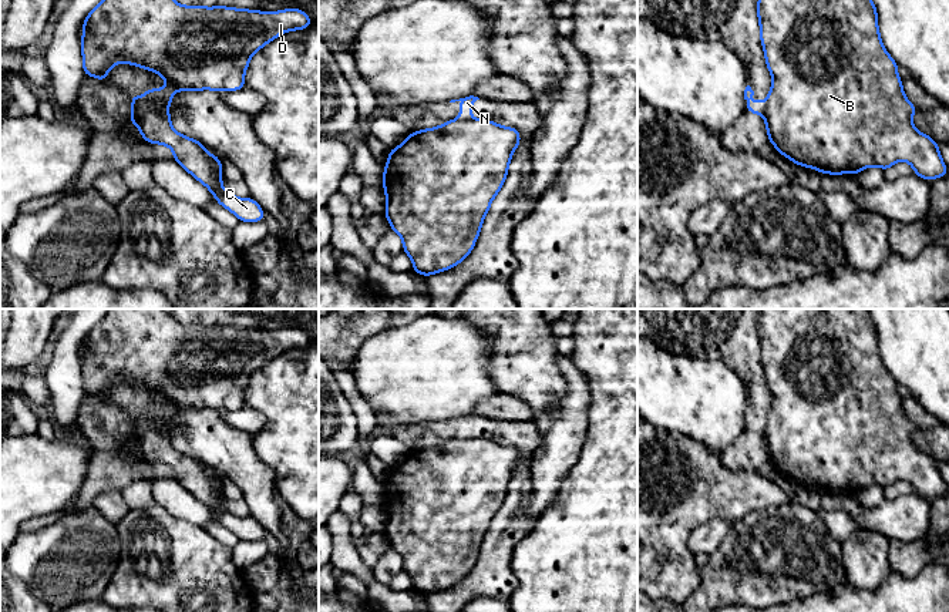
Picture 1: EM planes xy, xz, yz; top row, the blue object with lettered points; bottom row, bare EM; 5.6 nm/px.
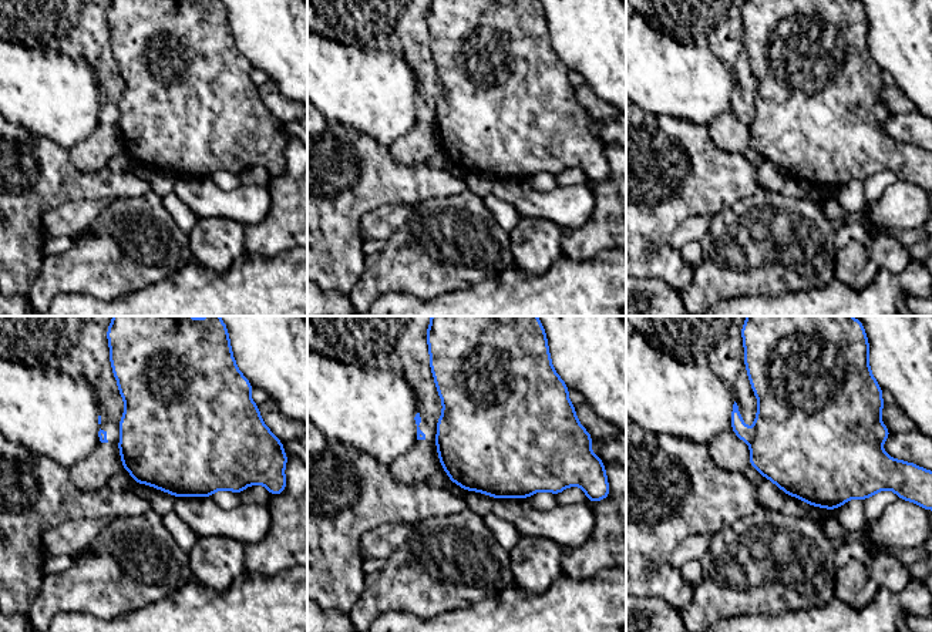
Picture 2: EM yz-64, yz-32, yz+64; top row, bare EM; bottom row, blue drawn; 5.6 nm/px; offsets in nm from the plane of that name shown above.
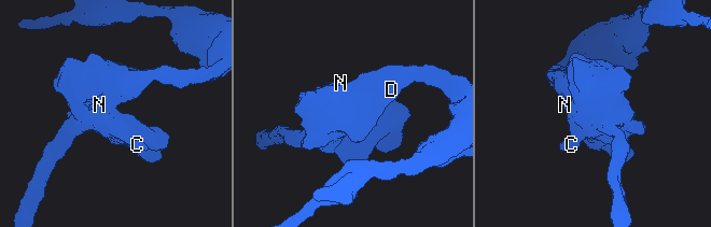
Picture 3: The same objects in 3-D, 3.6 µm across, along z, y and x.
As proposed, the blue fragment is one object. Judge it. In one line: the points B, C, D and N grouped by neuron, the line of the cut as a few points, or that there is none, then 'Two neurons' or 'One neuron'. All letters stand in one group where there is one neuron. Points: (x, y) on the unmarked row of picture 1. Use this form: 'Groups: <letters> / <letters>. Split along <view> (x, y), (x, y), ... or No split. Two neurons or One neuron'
Groups: B C D / N. Split along yz (766, 420), (763, 431). Two neurons

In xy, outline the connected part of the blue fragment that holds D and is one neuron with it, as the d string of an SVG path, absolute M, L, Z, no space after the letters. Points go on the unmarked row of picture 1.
M110 309L105 317L88 332L83 342L83 389L85 394L104 400L115 383L128 381L129 384L137 384L162 394L166 401L165 407L151 407L139 416L132 414L129 417L132 430L128 444L137 443L145 461L169 465L174 471L174 480L203 502L215 515L216 521L230 529L240 541L259 541L265 537L260 524L253 517L233 515L222 505L223 490L219 475L211 474L199 460L175 450L168 427L175 410L239 410L245 406L245 391L252 374L258 369L283 352L304 349L312 342L310 336L300 327L285 327L270 332L225 325L182 325L166 309Z

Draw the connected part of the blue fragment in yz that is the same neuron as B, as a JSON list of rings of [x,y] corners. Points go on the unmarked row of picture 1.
[[[761,309],[757,334],[773,397],[764,440],[768,460],[778,473],[795,484],[831,494],[857,494],[869,485],[888,490],[898,480],[911,482],[915,494],[926,500],[948,492],[938,461],[912,443],[918,427],[903,413],[898,383],[881,360],[878,330],[868,309]]]

